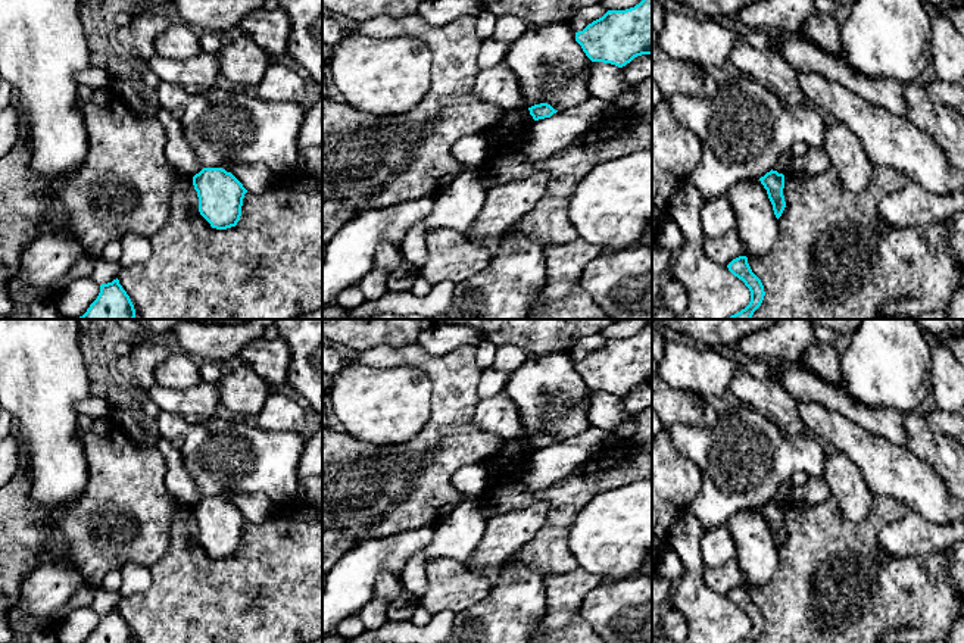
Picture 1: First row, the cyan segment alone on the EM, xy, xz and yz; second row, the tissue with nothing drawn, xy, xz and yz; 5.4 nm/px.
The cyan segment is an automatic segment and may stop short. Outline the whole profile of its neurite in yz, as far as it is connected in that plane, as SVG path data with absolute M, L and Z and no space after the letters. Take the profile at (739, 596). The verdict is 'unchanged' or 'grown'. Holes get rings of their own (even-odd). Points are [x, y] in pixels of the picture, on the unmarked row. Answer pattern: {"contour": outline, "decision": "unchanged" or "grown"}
{"contour": "M739 586L727 594L729 600L742 609L751 621L749 634L737 643L754 643L762 633L765 621L761 609L752 602L748 587Z", "decision": "unchanged"}

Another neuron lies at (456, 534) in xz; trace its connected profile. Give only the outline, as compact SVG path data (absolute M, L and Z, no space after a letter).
M465 499L455 511L436 522L431 543L409 559L400 574L403 589L422 594L428 589L427 561L443 556L465 562L481 541L484 530L483 499Z

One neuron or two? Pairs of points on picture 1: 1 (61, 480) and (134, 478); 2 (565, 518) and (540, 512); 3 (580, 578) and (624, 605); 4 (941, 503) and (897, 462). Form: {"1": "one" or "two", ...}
{"1": "two", "2": "two", "3": "two", "4": "one"}

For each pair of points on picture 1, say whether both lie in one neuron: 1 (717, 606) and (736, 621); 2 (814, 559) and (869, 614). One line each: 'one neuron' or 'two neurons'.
1: one neuron
2: one neuron

